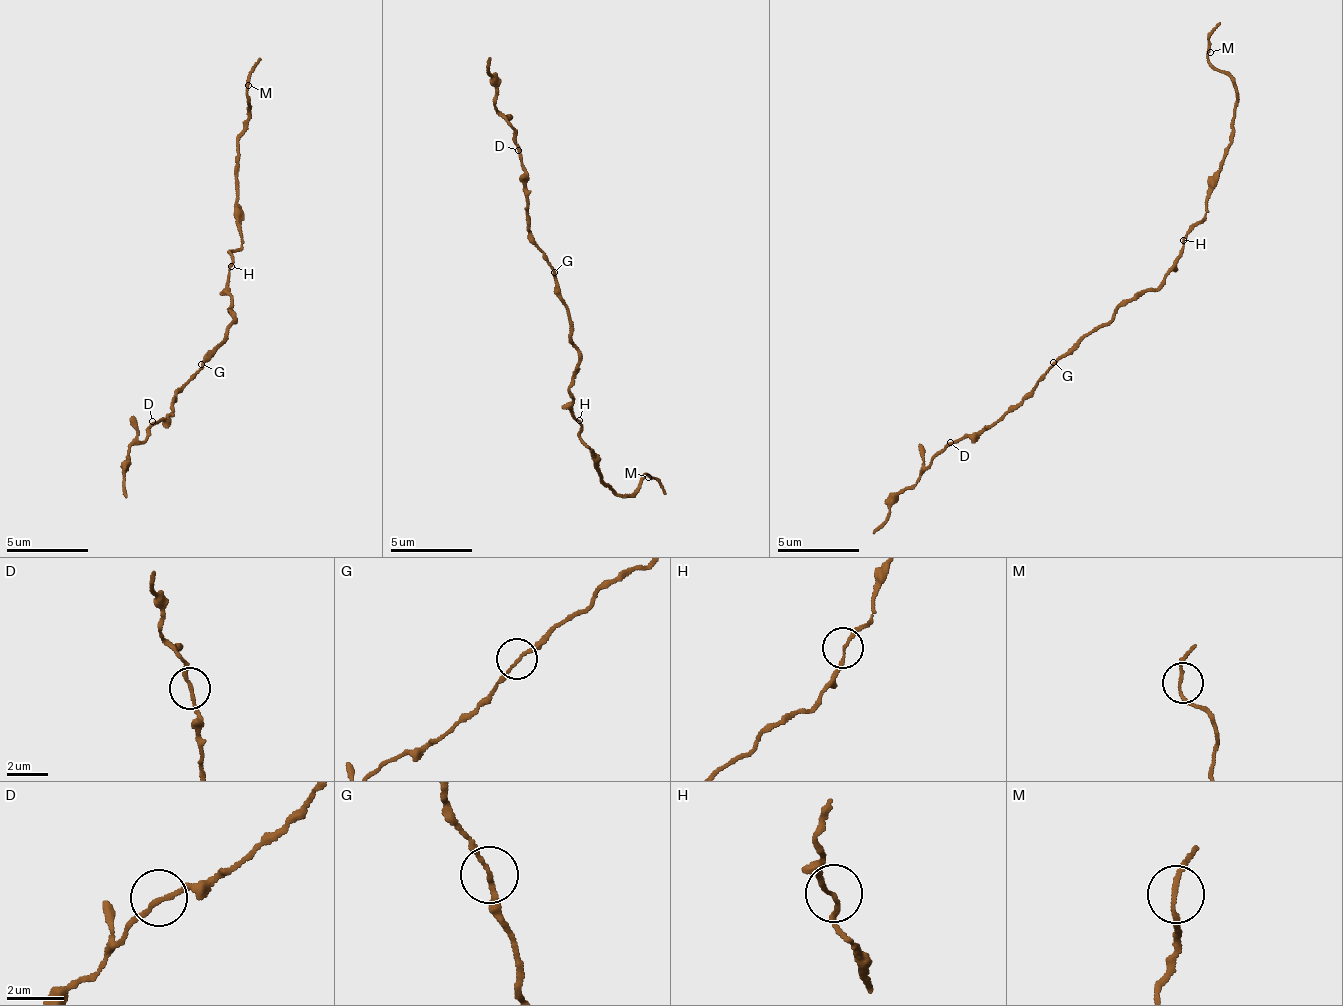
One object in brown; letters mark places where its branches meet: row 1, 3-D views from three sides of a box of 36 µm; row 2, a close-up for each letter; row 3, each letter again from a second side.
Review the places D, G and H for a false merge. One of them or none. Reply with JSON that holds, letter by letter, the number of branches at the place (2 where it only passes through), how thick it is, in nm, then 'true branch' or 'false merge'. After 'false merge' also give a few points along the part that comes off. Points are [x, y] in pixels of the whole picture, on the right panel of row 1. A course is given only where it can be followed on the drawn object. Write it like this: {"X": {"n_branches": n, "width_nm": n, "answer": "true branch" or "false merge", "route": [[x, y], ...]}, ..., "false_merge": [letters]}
{"D": {"n_branches": 2, "width_nm": 160, "answer": "true branch"}, "G": {"n_branches": 2, "width_nm": 140, "answer": "true branch"}, "H": {"n_branches": 2, "width_nm": 130, "answer": "false merge", "route": [[1182, 241], [1204, 215], [1209, 175], [1223, 159], [1235, 114], [1237, 85], [1206, 57], [1219, 22]]}, "false_merge": ["H"]}

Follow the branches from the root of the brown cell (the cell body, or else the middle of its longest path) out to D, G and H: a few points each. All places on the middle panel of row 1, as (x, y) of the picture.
D: (574, 348), (564, 299), (559, 295), (551, 263), (534, 241), (530, 227), (518, 150)
G: (574, 348), (566, 304), (559, 295), (554, 272)
H: (574, 348), (579, 352), (579, 360), (572, 379), (571, 388), (575, 398), (570, 407), (578, 419)

